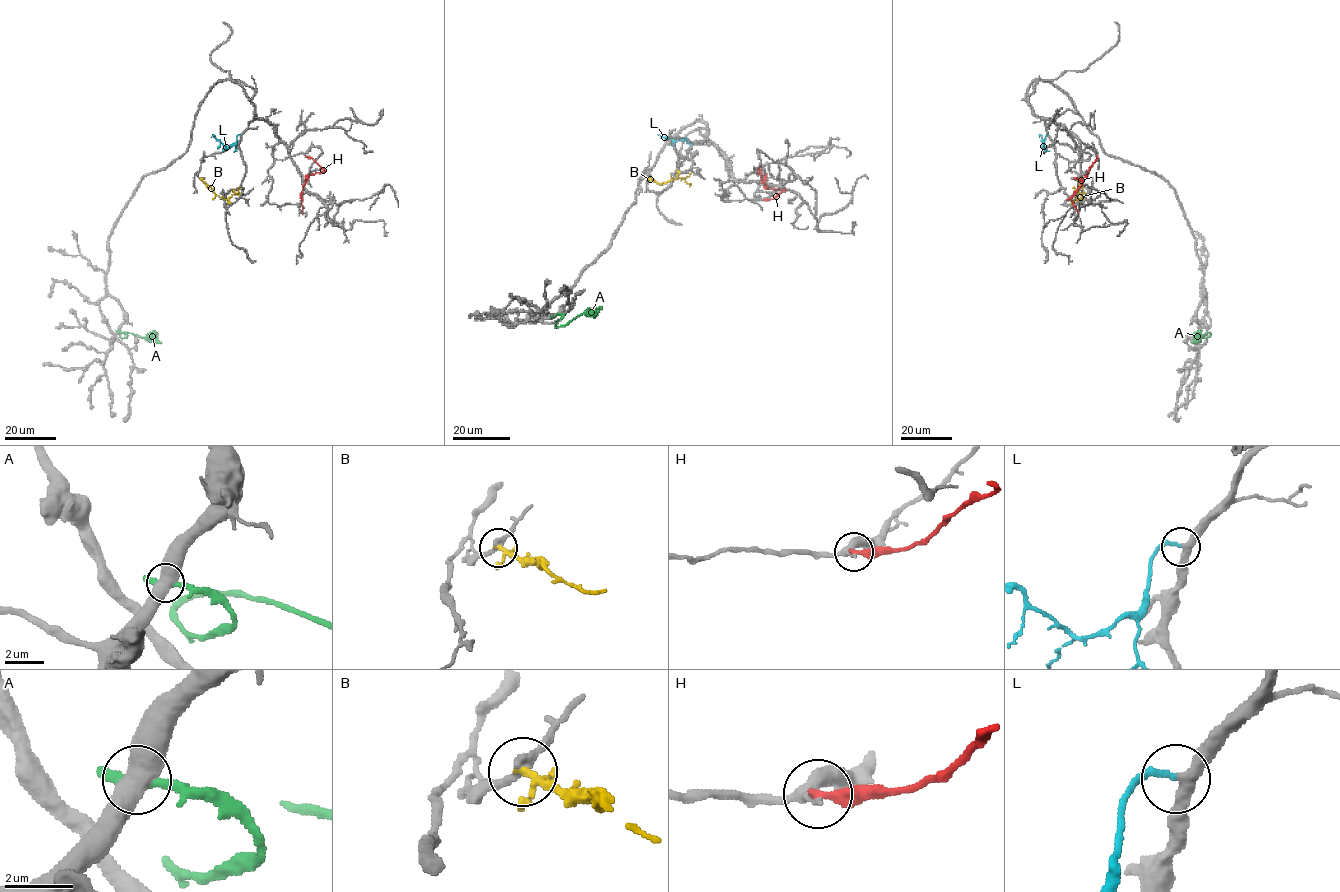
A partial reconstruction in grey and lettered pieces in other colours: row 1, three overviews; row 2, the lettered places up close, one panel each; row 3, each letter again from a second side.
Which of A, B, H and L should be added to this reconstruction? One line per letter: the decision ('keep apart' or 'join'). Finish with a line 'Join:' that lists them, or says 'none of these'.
A: keep apart
B: keep apart
H: keep apart
L: join
Join: L

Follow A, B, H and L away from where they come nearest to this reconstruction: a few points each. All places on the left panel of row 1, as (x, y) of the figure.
A: (118, 331), (127, 336), (121, 338), (120, 334), (131, 332), (161, 343)
B: (200, 179), (223, 199), (240, 188)
H: (305, 156), (324, 171), (309, 175), (300, 197), (303, 213)
L: (240, 134), (228, 147), (211, 136)

